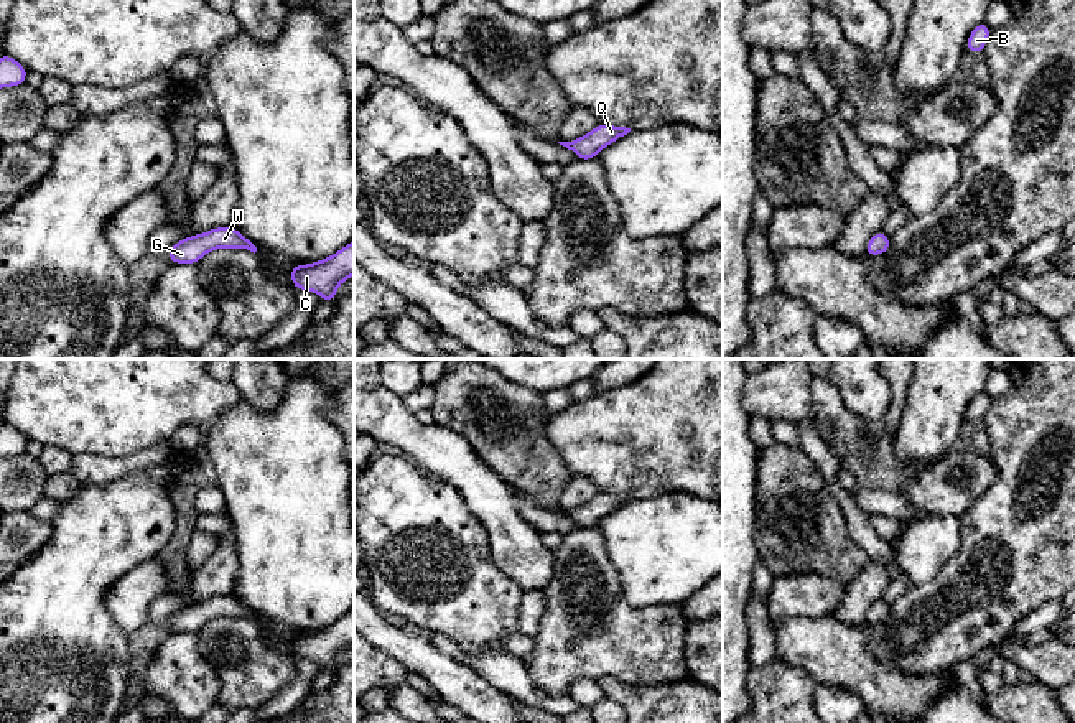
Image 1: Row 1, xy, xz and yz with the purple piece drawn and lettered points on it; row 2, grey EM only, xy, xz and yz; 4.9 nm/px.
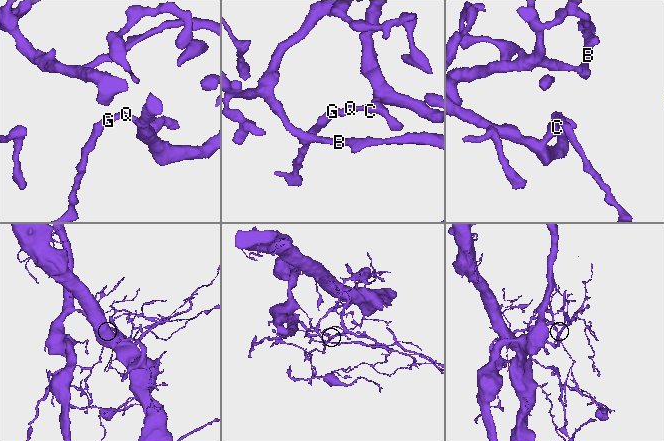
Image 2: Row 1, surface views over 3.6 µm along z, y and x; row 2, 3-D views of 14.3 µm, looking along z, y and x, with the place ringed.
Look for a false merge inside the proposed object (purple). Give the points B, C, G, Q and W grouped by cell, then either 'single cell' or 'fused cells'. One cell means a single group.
B G / C Q W; fused cells

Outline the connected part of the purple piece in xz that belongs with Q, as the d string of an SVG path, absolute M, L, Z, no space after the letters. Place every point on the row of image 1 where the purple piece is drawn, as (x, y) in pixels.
M598 124L591 132L571 142L571 152L578 155L581 161L593 160L603 148L629 132L631 128L626 127Z

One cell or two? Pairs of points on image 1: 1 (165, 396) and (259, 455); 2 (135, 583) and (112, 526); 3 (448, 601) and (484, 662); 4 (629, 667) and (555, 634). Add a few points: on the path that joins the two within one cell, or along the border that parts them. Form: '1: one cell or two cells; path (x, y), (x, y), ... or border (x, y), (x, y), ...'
1: two cells; border (239, 399), (206, 427)
2: two cells; border (153, 557), (129, 569), (107, 590), (104, 598)
3: two cells; border (504, 649), (466, 653)
4: one cell; path (611, 649), (601, 639), (573, 634)

